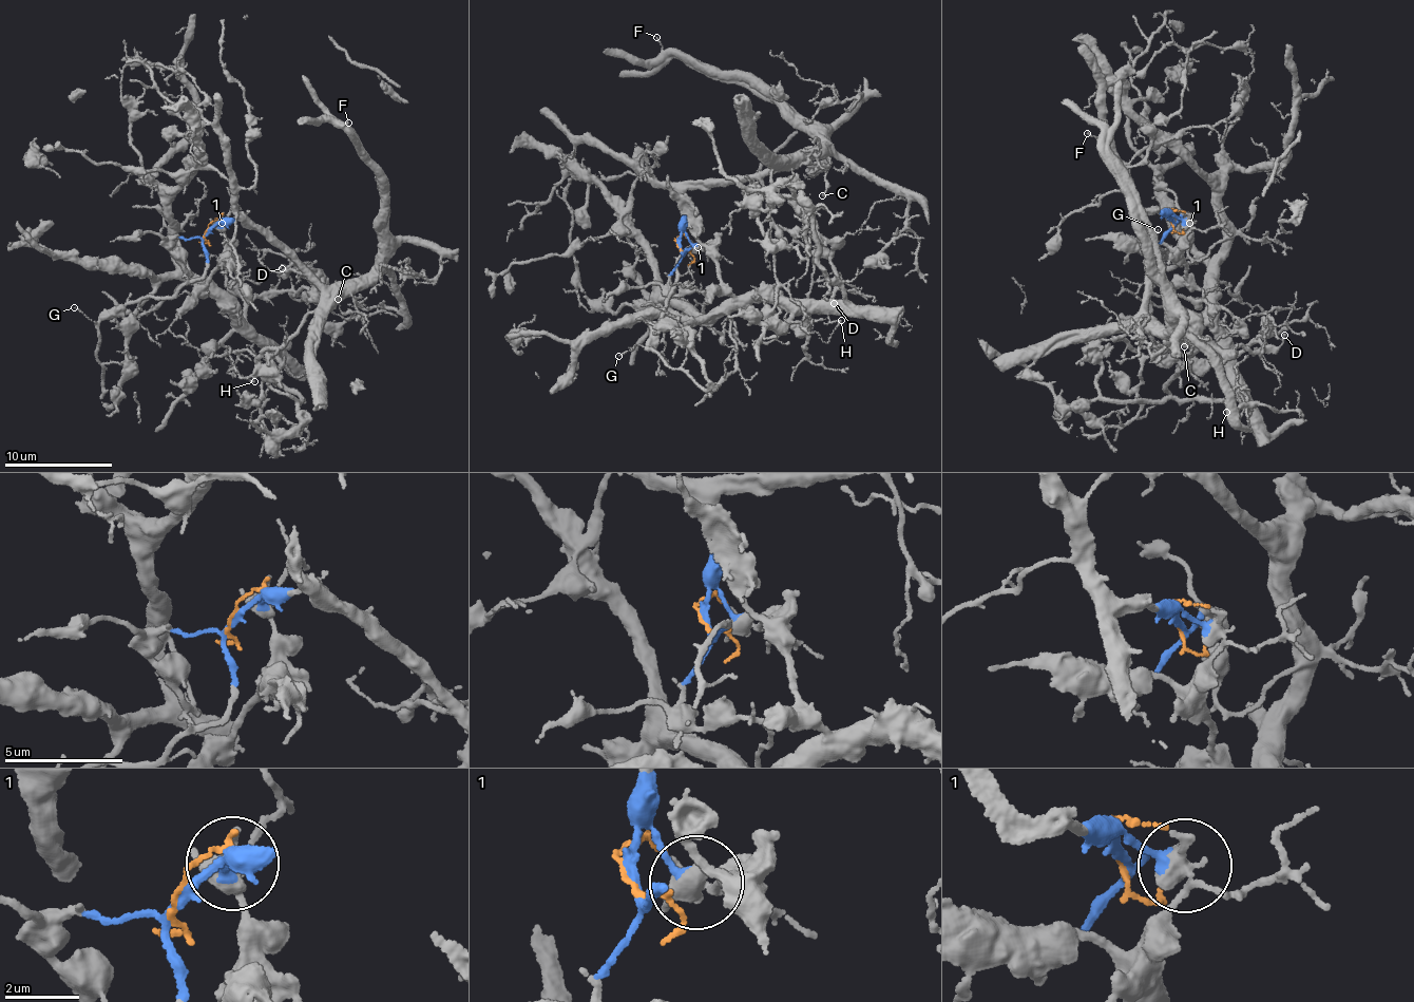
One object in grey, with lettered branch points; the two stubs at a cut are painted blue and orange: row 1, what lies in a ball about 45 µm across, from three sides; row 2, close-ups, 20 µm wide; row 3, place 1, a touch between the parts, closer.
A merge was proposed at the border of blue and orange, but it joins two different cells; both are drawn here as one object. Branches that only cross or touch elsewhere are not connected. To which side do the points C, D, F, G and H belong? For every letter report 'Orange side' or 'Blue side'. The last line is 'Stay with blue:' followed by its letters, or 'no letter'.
C: Blue side
D: Orange side
F: Blue side
G: Blue side
H: Orange side
Stay with blue: C, F, G

